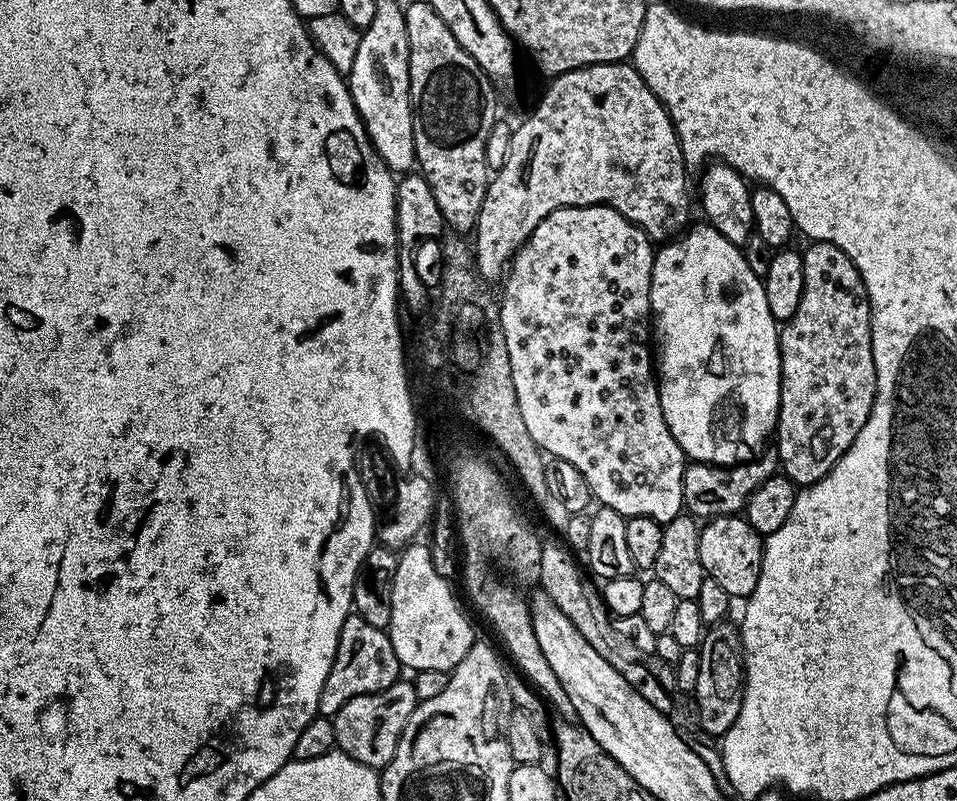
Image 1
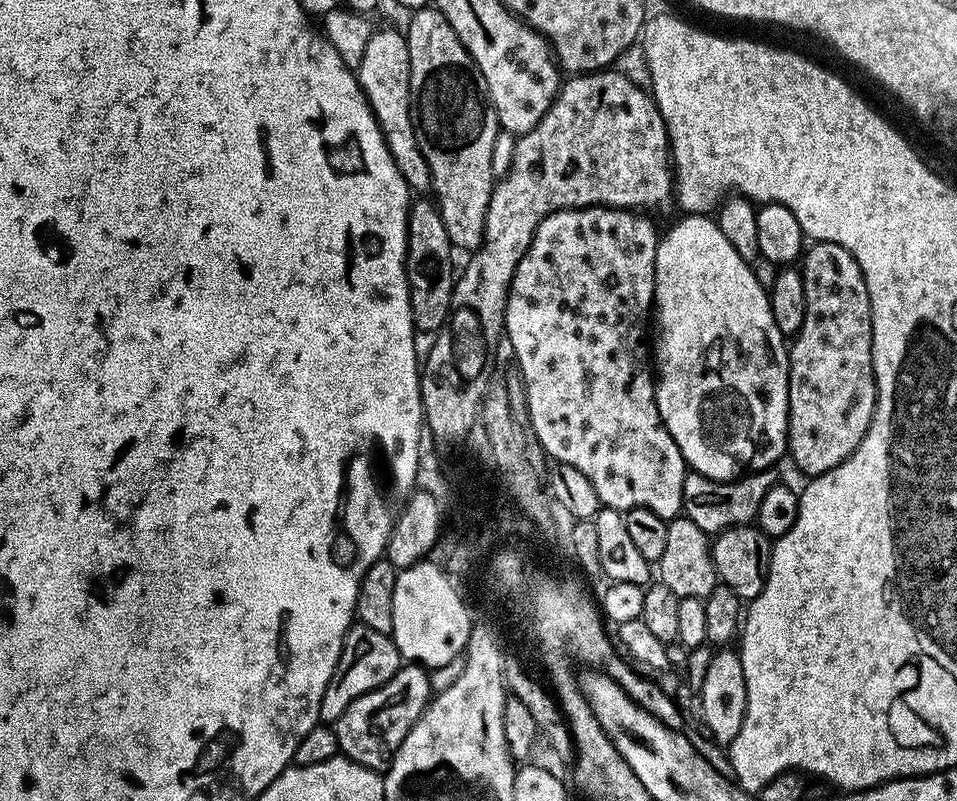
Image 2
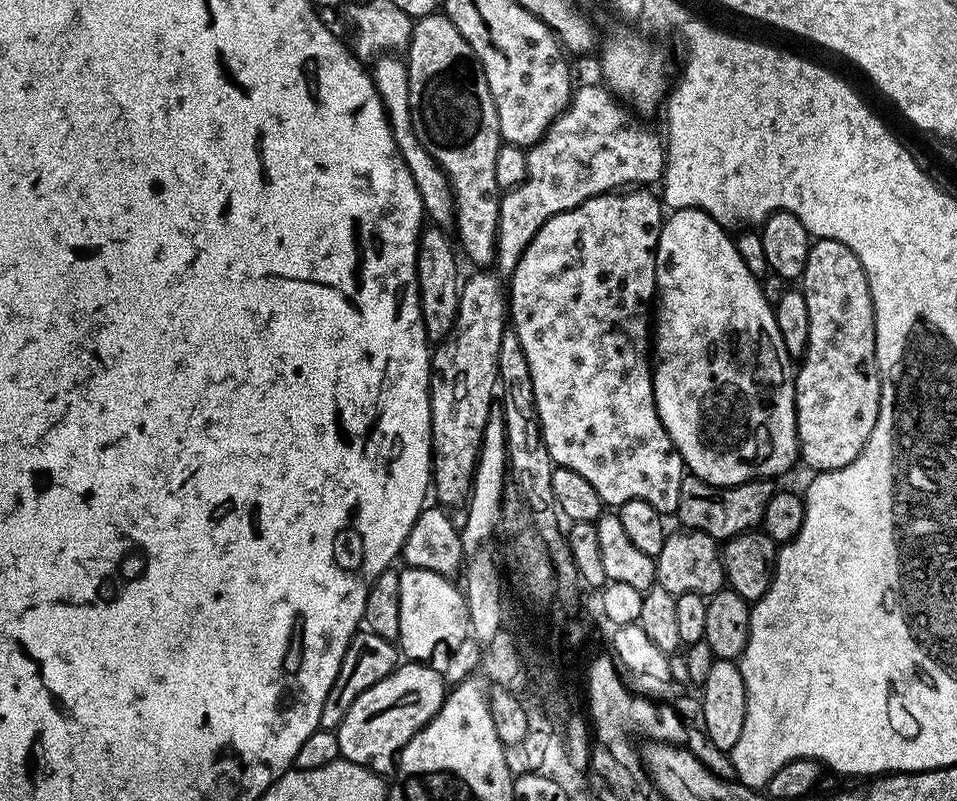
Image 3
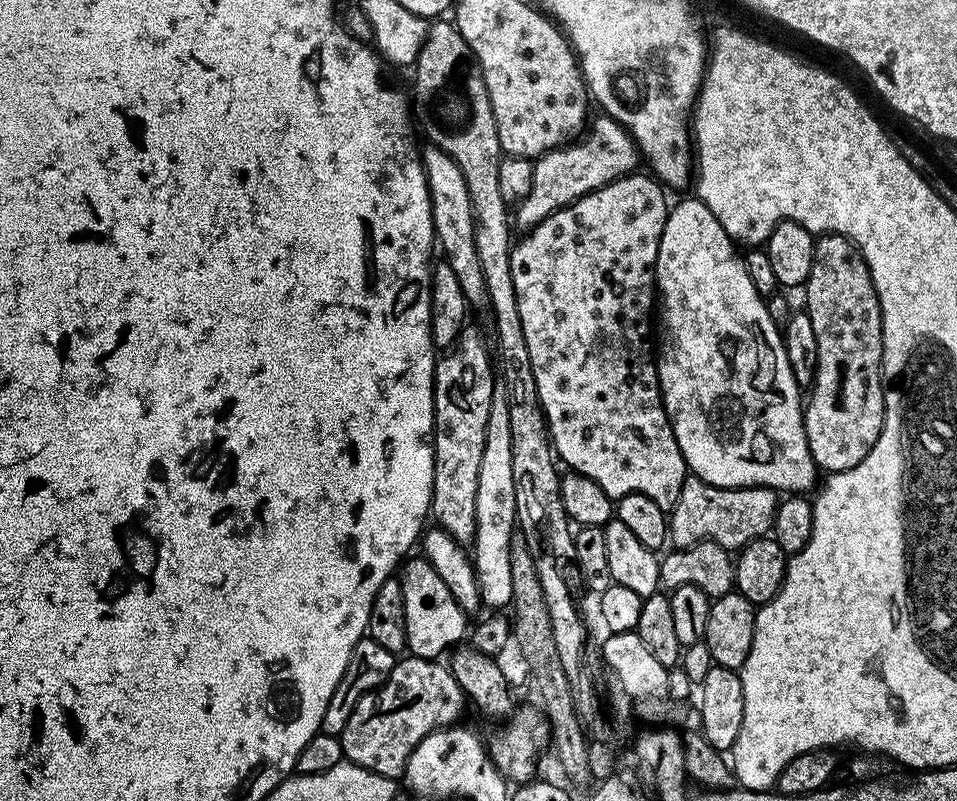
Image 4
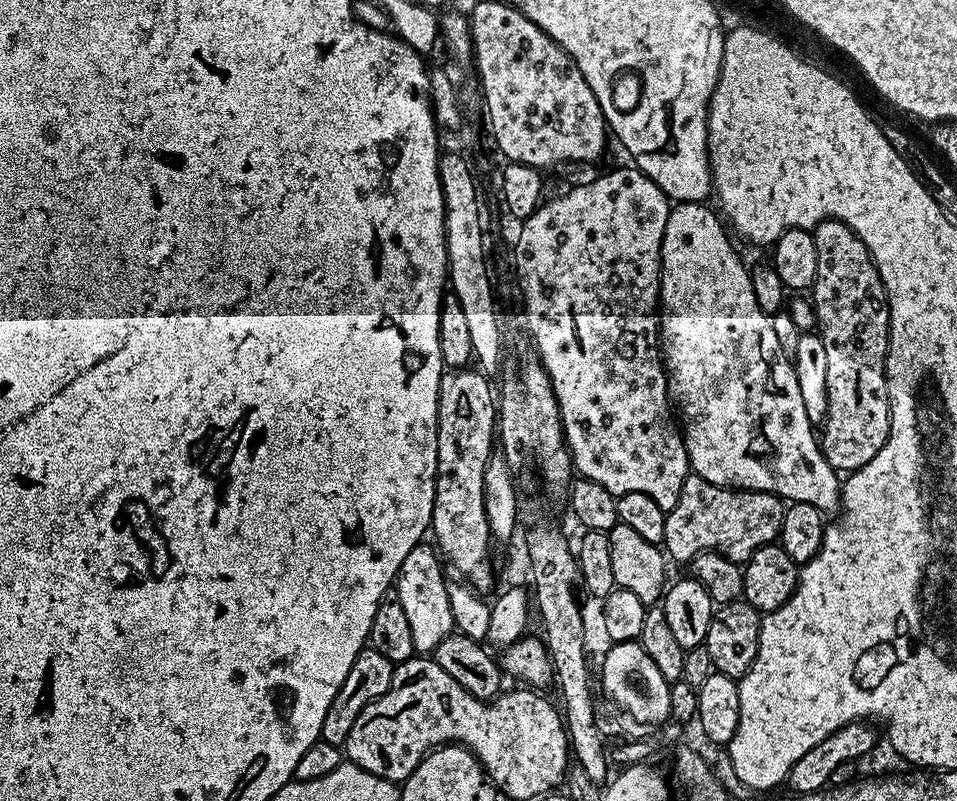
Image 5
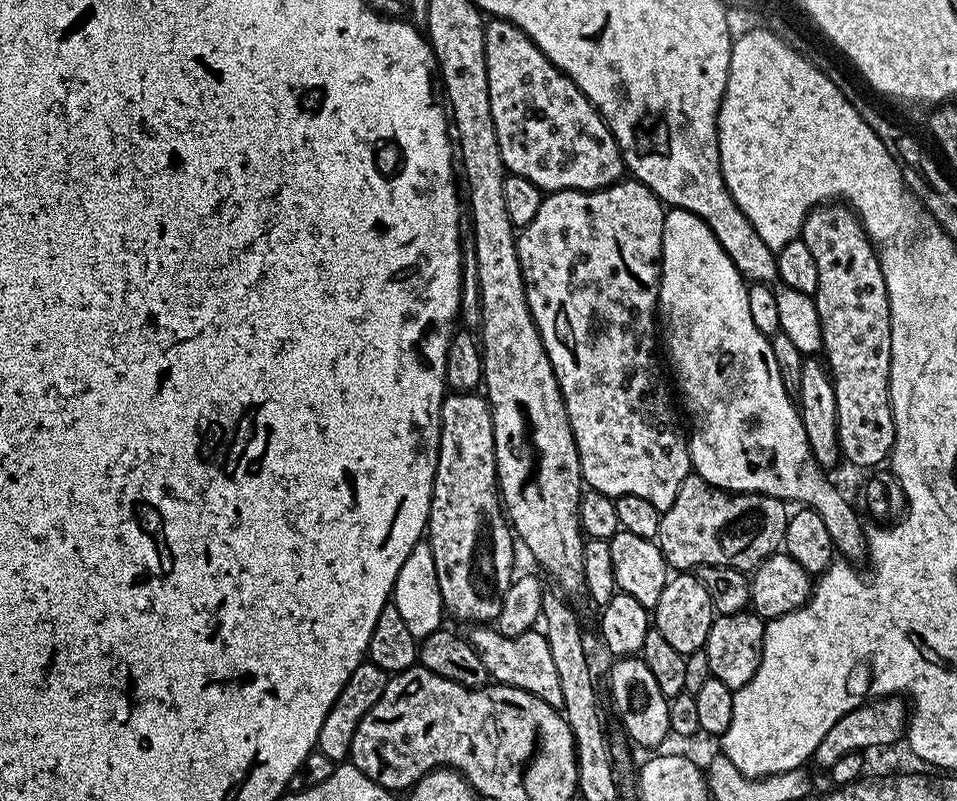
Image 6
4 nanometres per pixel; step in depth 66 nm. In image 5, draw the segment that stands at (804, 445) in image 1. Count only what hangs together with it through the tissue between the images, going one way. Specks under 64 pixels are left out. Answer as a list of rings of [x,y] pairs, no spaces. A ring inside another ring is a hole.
[[[824,220],[814,229],[812,237],[814,238],[814,250],[818,250],[818,274],[816,275],[816,281],[812,283],[810,289],[810,303],[812,309],[816,311],[815,331],[822,338],[822,346],[826,346],[826,398],[828,399],[828,413],[824,419],[822,431],[819,433],[818,439],[826,462],[830,462],[830,466],[836,469],[837,473],[851,474],[857,472],[862,466],[866,466],[866,462],[870,462],[870,458],[874,458],[874,454],[878,454],[878,450],[882,450],[882,446],[890,434],[888,375],[884,373],[884,363],[888,357],[888,327],[890,326],[888,295],[884,289],[882,278],[876,269],[876,264],[872,260],[870,250],[860,241],[858,234],[854,234],[854,230],[850,230],[850,226],[846,226],[837,220]]]

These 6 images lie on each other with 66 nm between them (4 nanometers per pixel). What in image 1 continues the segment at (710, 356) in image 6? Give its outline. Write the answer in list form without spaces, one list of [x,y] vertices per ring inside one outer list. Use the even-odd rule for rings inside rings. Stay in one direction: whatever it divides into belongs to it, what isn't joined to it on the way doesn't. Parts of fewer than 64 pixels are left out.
[[[707,223],[689,227],[683,234],[667,241],[655,249],[652,257],[652,277],[650,278],[650,302],[652,303],[651,319],[654,321],[654,332],[660,335],[660,352],[658,348],[658,387],[662,414],[666,418],[666,426],[670,426],[670,434],[674,434],[674,442],[684,452],[689,461],[698,464],[719,464],[731,466],[744,464],[754,460],[769,447],[776,430],[776,419],[780,413],[780,333],[778,321],[770,314],[770,306],[766,303],[766,290],[763,279],[748,265],[737,245],[726,242],[718,230]]]

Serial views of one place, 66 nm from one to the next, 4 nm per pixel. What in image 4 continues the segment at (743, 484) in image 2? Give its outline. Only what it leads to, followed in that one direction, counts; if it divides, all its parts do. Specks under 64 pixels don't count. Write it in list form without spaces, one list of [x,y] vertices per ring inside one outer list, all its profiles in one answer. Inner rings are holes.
[[[694,475],[685,479],[678,502],[670,509],[670,540],[676,548],[689,548],[703,540],[718,542],[718,546],[739,550],[750,542],[767,537],[772,531],[778,496],[771,488],[719,488],[699,480]]]

